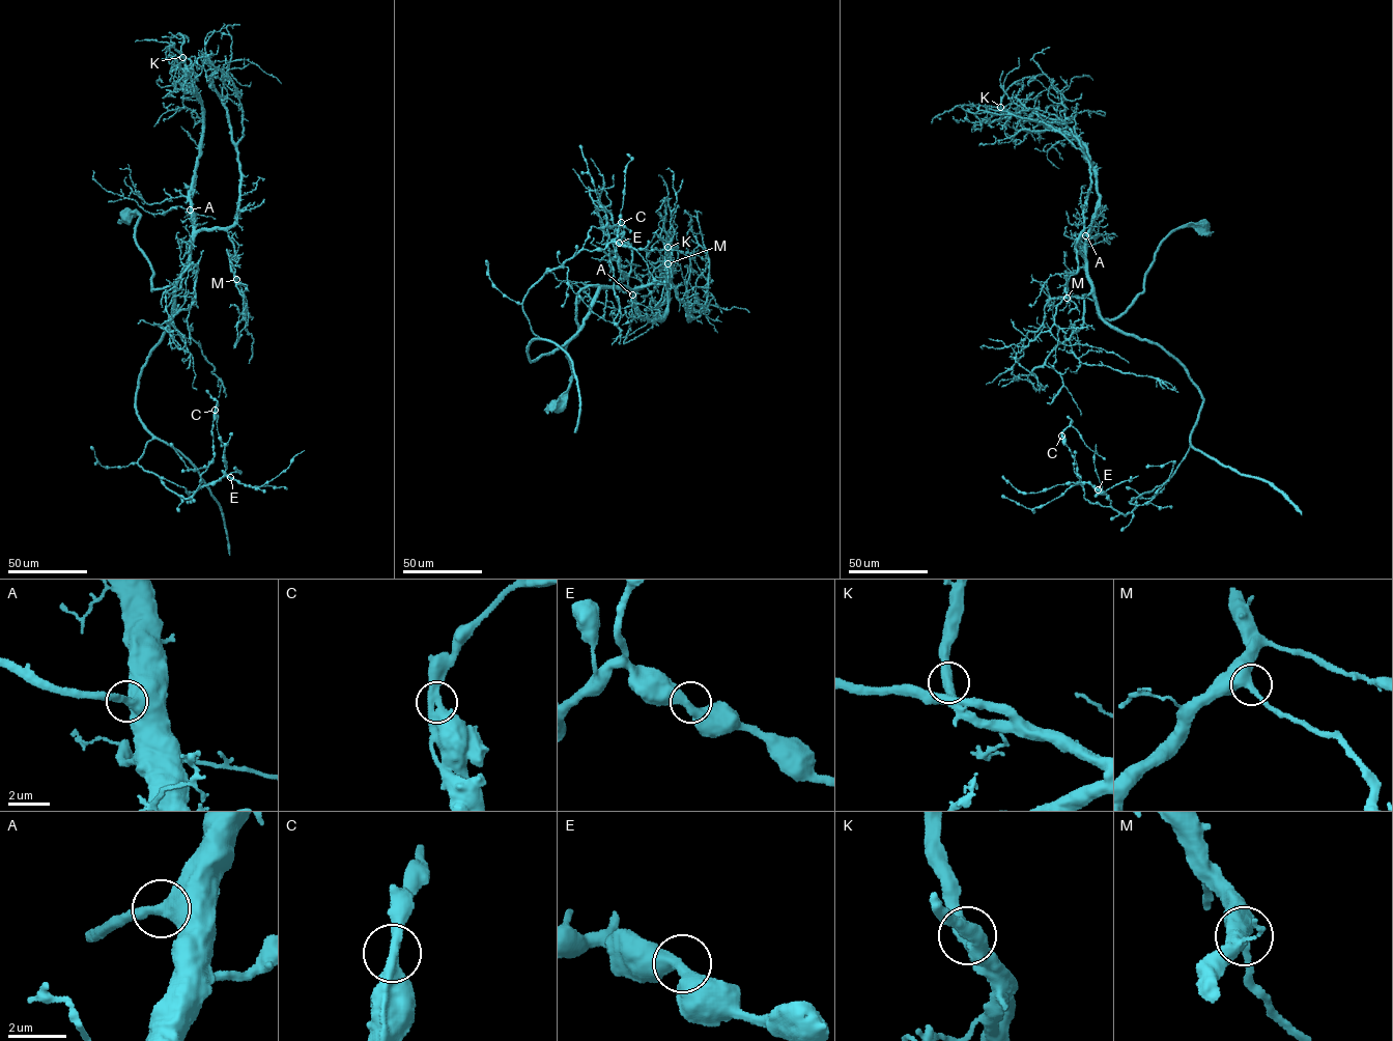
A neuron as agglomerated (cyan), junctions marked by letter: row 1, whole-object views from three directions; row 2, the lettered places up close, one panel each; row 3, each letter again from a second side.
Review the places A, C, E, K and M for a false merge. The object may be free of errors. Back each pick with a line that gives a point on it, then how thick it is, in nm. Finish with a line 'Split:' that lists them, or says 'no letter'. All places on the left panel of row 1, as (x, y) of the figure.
C: at (215, 410); 460 nm thick
Split: C

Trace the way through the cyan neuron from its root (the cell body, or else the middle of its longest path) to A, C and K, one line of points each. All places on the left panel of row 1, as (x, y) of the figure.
A: (126, 216), (134, 210), (139, 215), (135, 241), (152, 271), (152, 290), (170, 286), (187, 262), (190, 209)
C: (126, 216), (139, 215), (151, 289), (175, 292), (139, 377), (153, 439), (137, 463), (192, 496), (215, 410)
K: (126, 216), (139, 215), (135, 241), (151, 288), (170, 286), (189, 257), (202, 133), (182, 57)

